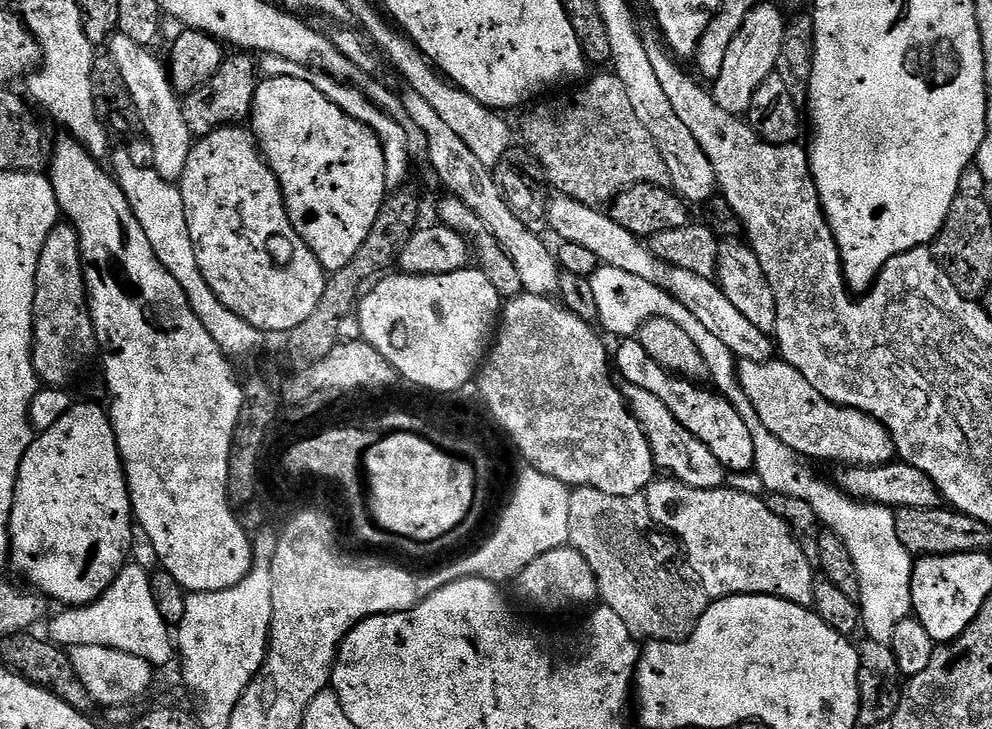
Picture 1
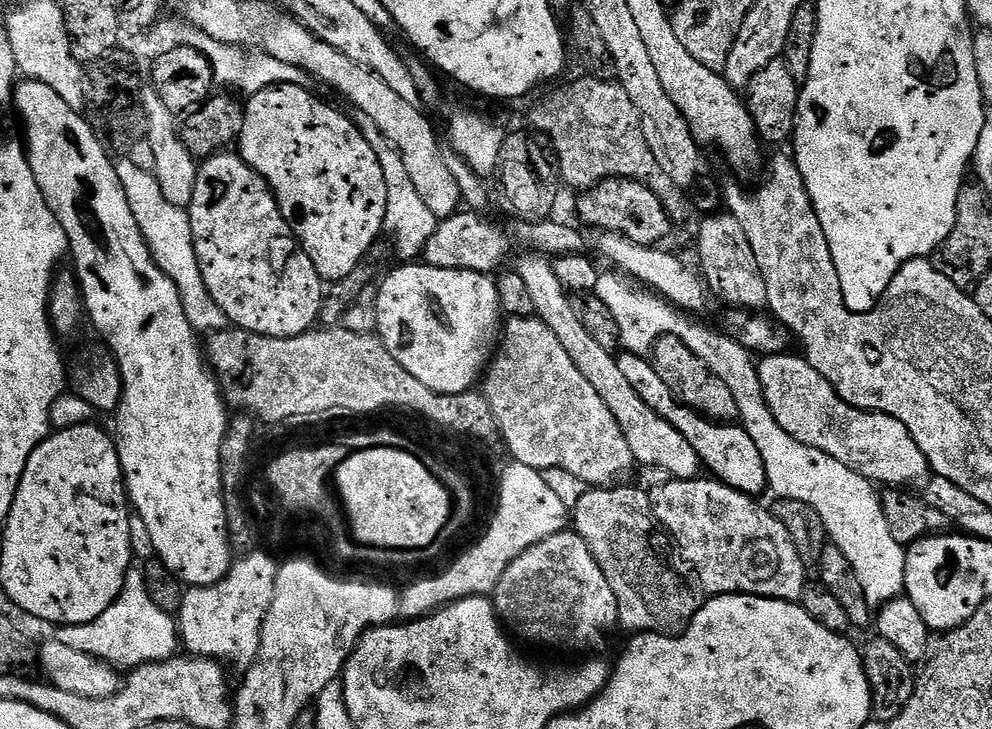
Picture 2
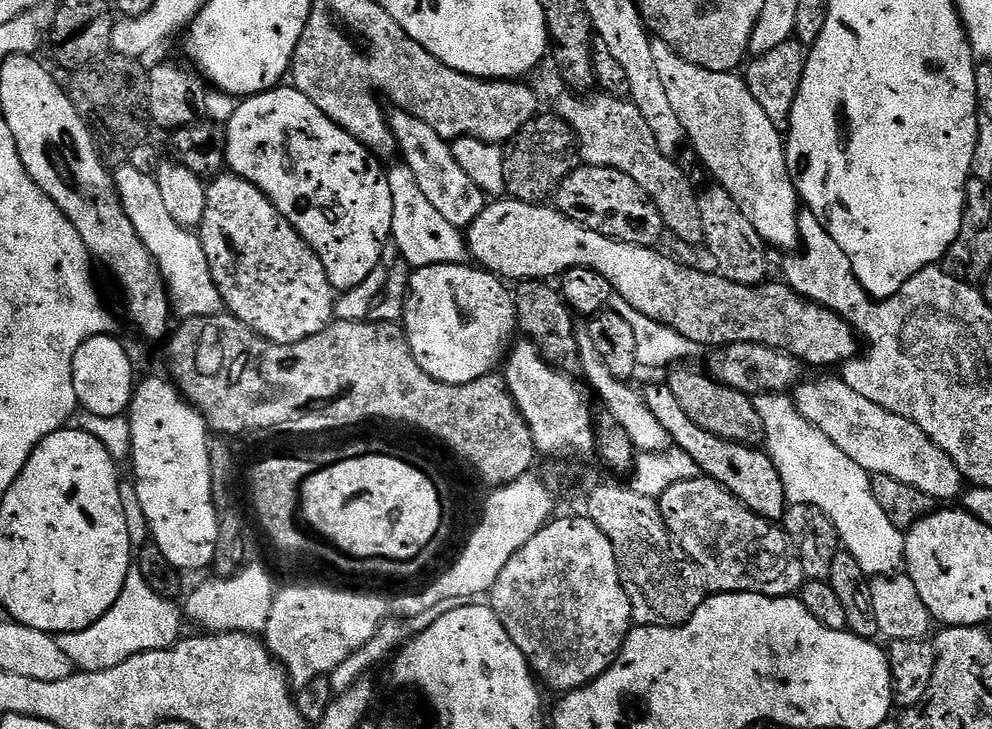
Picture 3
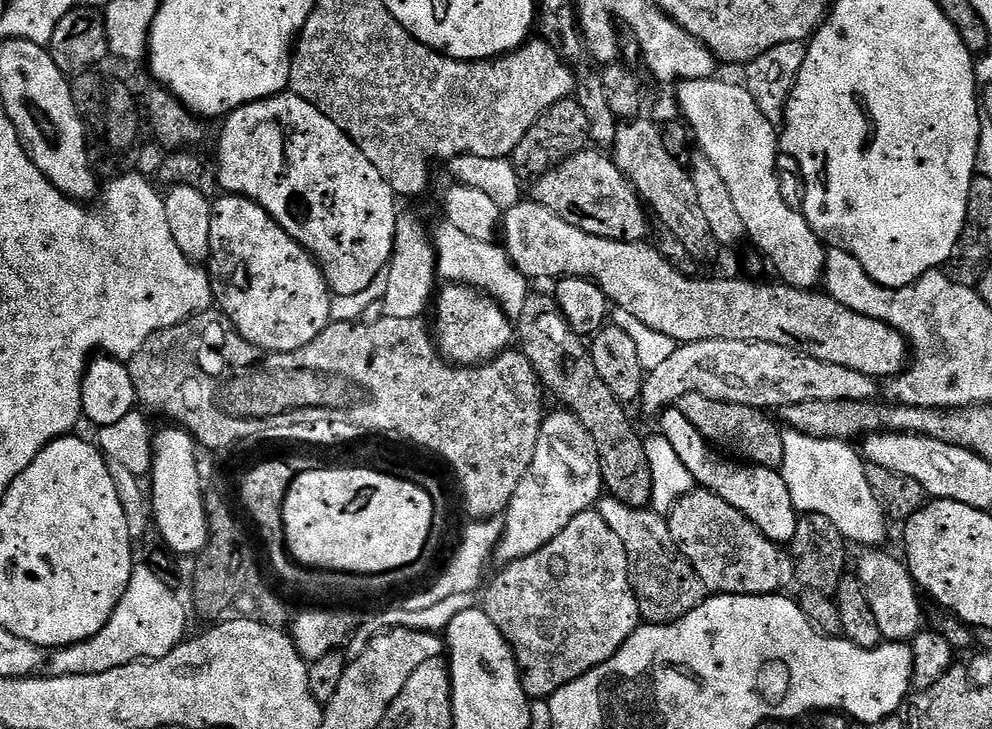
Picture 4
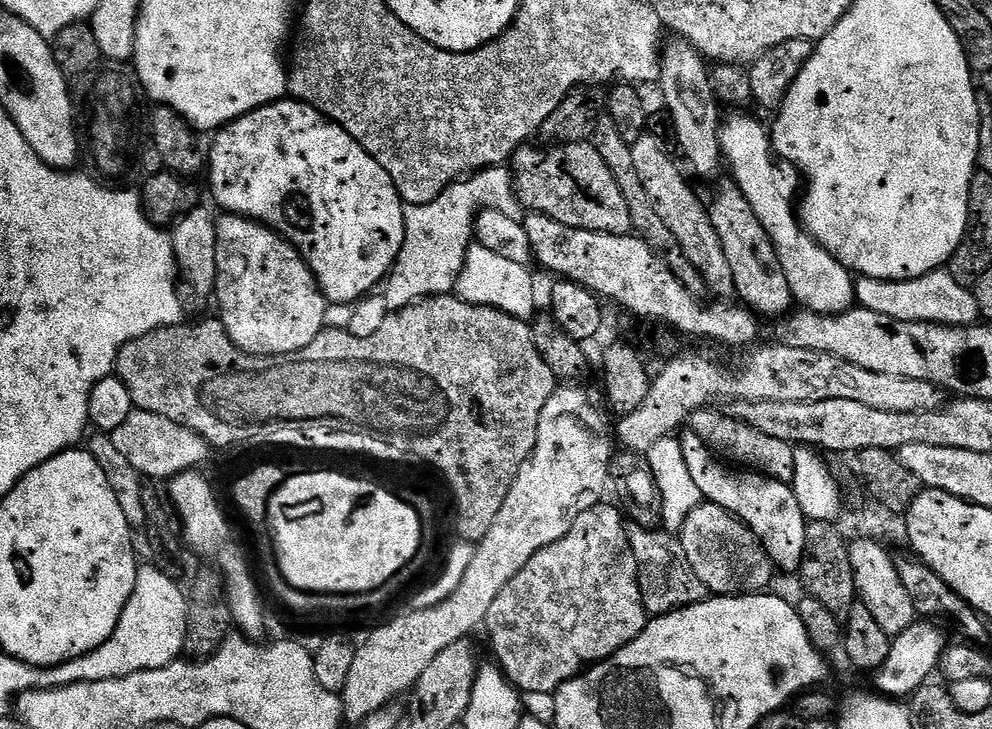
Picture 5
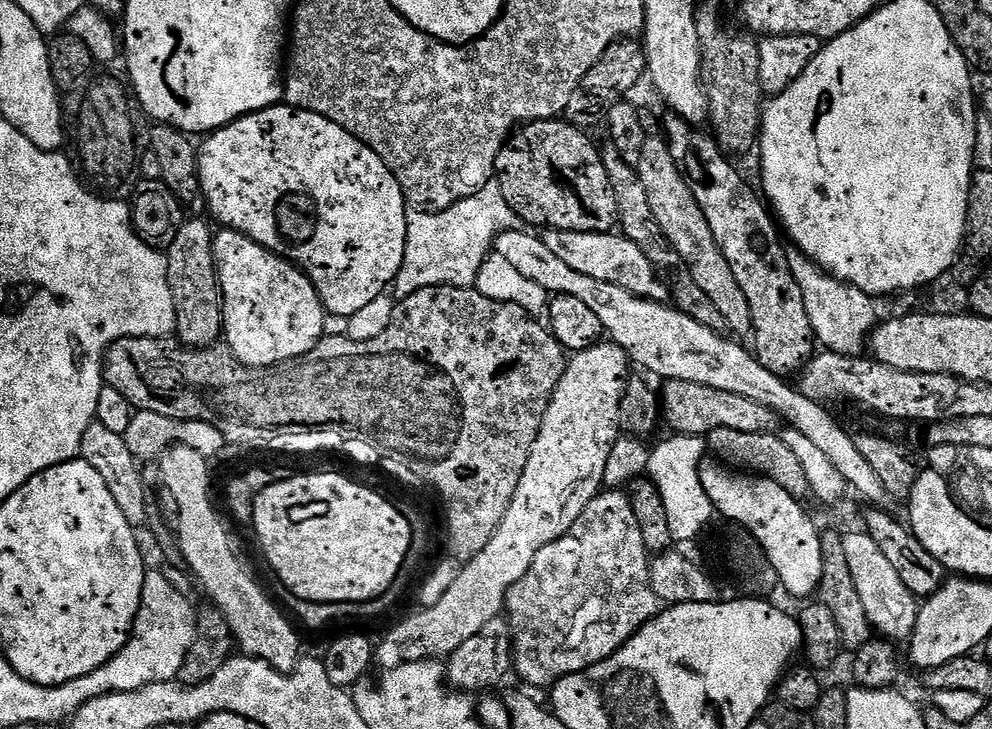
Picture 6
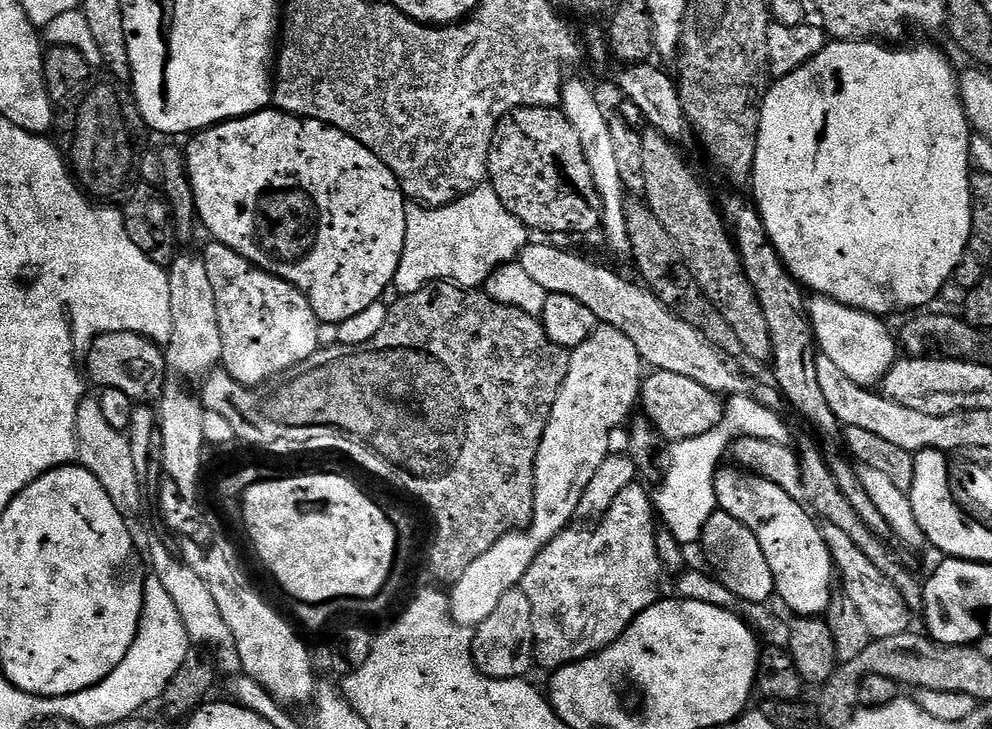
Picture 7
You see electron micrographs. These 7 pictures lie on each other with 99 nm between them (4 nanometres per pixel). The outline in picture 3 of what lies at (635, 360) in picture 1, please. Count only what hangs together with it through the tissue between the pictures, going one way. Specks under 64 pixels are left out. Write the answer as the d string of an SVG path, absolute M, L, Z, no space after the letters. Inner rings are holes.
M667 383L652 384L648 389L643 389L642 395L650 414L654 414L658 422L662 422L662 430L666 430L669 441L690 454L703 475L718 482L727 492L734 494L734 498L741 500L747 508L754 510L762 518L773 522L783 521L786 501L782 478L778 478L778 470L767 451L723 440L702 430L702 426L697 426L695 422L690 422L690 418L686 418L686 413L682 411L682 406L678 406L678 398L670 394Z

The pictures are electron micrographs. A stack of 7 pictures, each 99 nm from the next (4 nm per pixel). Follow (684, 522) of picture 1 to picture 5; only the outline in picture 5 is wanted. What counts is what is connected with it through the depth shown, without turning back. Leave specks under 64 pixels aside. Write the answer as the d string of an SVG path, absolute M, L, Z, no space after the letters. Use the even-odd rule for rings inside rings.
M701 502L697 508L690 510L678 535L682 542L682 550L686 550L686 558L690 558L690 566L694 566L694 574L702 578L712 596L760 594L767 589L764 587L772 580L774 565L761 546L760 539L737 516L730 514L730 510L722 510L722 506Z

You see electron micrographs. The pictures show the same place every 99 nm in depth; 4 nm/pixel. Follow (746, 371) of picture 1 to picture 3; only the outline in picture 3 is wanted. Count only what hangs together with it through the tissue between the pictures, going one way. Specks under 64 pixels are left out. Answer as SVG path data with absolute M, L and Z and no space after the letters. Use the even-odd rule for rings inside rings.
M843 379L806 380L797 383L794 389L794 401L802 418L822 430L822 434L826 434L846 458L854 458L862 470L872 476L886 474L898 478L898 482L906 482L906 486L914 486L938 502L952 502L956 495L956 499L961 495L966 481L958 466L954 466L952 459L917 424L890 410L882 410L882 406L870 402L870 398L862 398L862 394L850 390Z

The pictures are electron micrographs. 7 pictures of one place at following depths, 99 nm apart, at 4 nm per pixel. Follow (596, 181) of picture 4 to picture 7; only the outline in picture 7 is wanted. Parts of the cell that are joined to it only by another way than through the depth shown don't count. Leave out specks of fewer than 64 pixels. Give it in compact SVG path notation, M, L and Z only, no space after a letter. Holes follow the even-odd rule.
M559 107L515 108L496 123L496 133L488 155L488 180L502 198L502 206L514 214L533 233L536 232L592 232L601 227L602 198L590 174L590 162L582 154L578 133Z

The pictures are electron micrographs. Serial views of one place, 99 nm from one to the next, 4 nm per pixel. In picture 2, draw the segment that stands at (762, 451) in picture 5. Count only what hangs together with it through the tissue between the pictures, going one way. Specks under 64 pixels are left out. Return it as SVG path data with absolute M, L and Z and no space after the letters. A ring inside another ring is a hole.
M664 336L653 346L650 359L658 378L662 378L666 386L670 386L670 390L687 408L694 409L716 423L733 423L739 419L737 399L727 389L726 382L718 378L706 366L706 362L702 362L698 354L693 354L681 339Z

